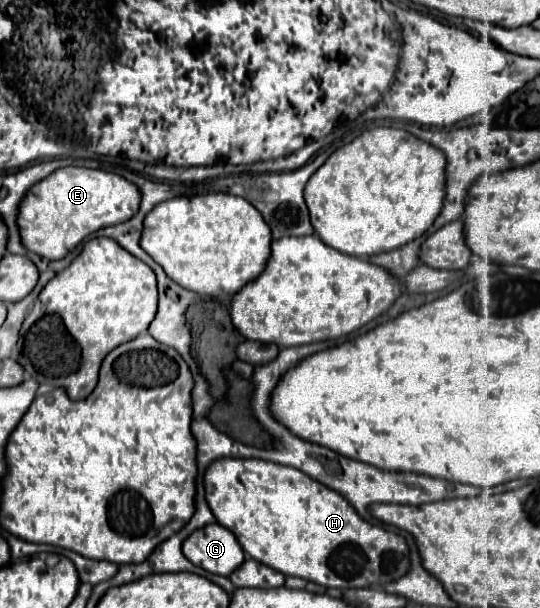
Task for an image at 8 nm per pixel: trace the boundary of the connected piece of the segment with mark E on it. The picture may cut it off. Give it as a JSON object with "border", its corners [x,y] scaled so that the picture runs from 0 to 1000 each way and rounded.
{"border":[[[109,275],[72,298],[72,304],[61,304],[50,324],[43,324],[43,337],[35,337],[31,373],[39,403],[83,426],[117,426],[161,387],[246,357],[257,347],[257,327],[257,311],[213,285],[161,275]]]}

